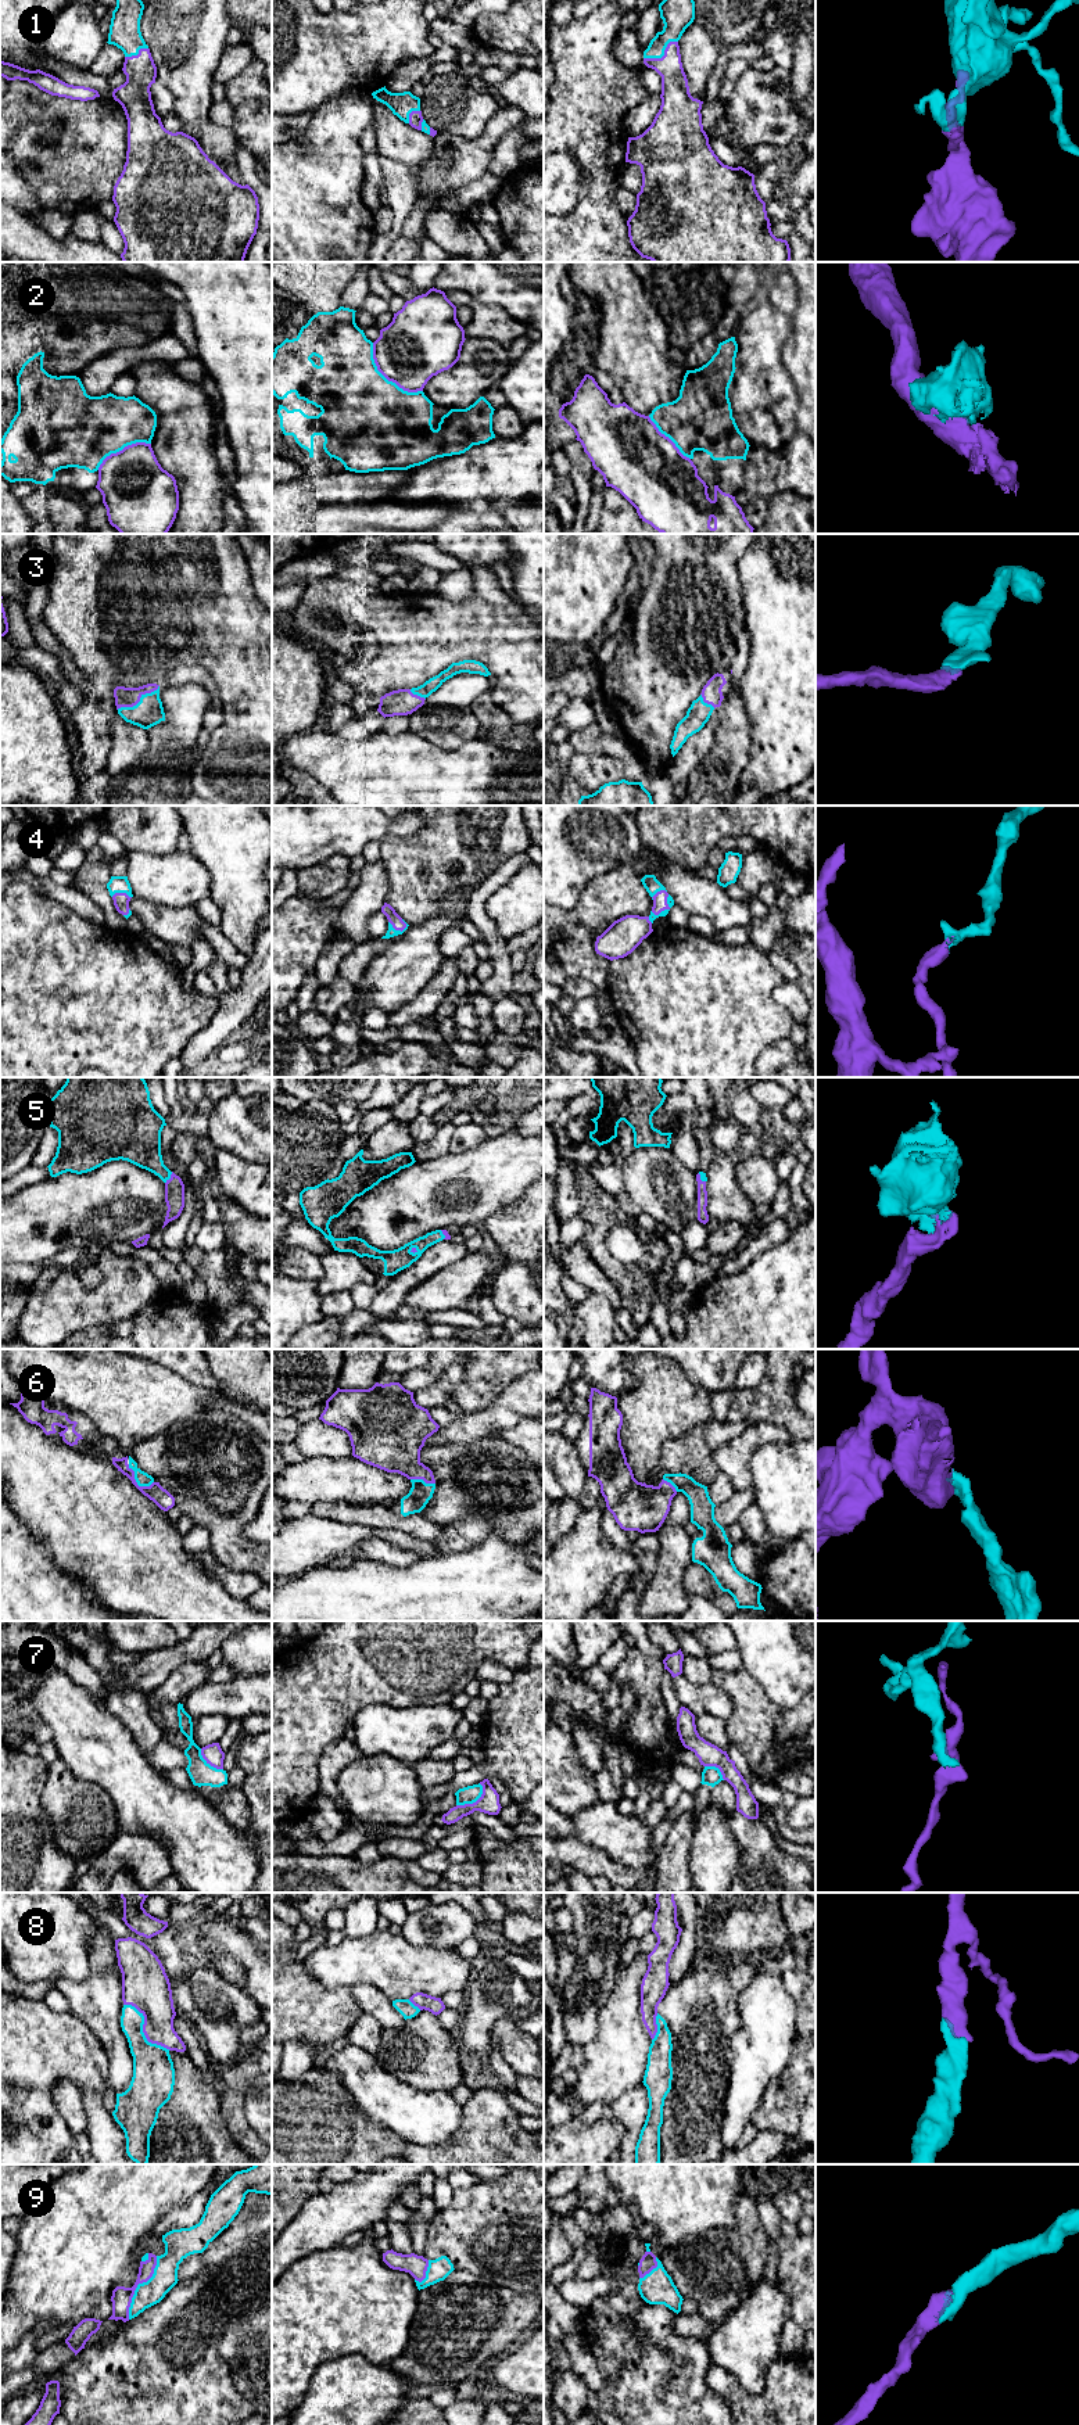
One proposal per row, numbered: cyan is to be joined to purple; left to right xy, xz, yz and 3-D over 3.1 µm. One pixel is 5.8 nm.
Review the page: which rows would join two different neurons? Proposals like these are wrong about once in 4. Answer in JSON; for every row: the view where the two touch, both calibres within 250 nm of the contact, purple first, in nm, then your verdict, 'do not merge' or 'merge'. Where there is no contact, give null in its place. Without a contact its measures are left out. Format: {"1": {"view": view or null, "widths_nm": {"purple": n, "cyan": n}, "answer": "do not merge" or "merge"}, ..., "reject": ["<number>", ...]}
{"1": {"view": "yz", "widths_nm": {"purple": 170, "cyan": 180}, "answer": "merge"}, "2": {"view": "xz", "widths_nm": {"purple": 400, "cyan": 500}, "answer": "merge"}, "3": {"view": "xy", "widths_nm": {"purple": 110, "cyan": 170}, "answer": "merge"}, "4": {"view": "xz", "widths_nm": {"purple": 70, "cyan": 60}, "answer": "merge"}, "5": {"view": "xy", "widths_nm": {"purple": 110, "cyan": 220}, "answer": "merge"}, "6": {"view": "xy", "widths_nm": {"purple": 100, "cyan": 80}, "answer": "merge"}, "7": {"view": "xz", "widths_nm": {"purple": 120, "cyan": 100}, "answer": "do not merge"}, "8": {"view": "xy", "widths_nm": {"purple": 260, "cyan": 240}, "answer": "merge"}, "9": {"view": "xy", "widths_nm": {"purple": 120, "cyan": 140}, "answer": "merge"}, "reject": ["7"]}

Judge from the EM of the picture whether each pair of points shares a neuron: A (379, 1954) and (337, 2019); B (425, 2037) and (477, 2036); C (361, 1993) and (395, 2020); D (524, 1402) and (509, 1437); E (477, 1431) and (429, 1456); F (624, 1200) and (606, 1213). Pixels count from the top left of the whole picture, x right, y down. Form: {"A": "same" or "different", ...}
{"A": "different", "B": "different", "C": "same", "D": "different", "E": "different", "F": "different"}

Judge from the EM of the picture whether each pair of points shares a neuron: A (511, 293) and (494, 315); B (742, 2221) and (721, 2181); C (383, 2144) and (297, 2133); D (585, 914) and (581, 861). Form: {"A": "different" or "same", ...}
{"A": "different", "B": "different", "C": "same", "D": "different"}

